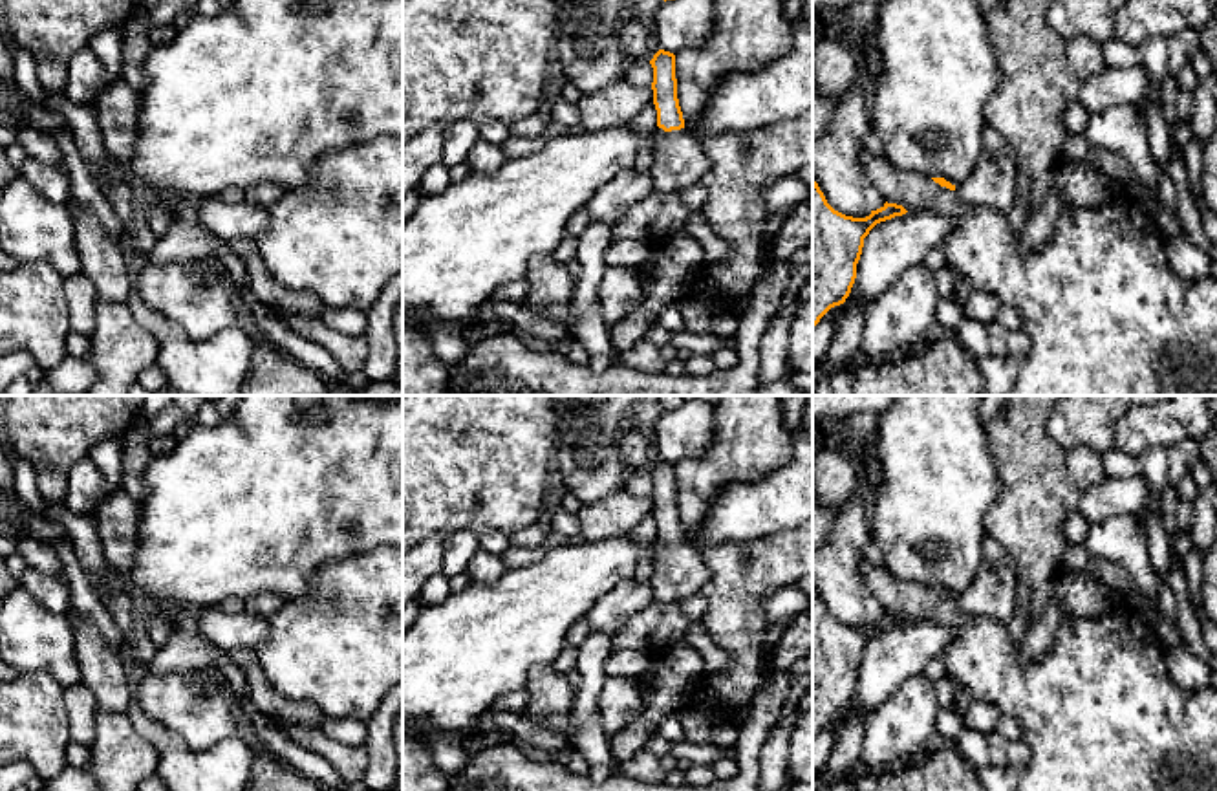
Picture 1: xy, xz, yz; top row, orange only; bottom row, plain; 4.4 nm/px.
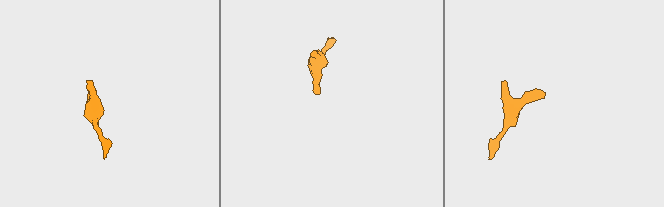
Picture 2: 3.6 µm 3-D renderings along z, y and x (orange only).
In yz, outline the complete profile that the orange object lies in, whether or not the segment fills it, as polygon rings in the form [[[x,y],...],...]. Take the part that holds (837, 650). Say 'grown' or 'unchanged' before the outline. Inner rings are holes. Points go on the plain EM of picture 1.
unchanged; [[[813,591],[813,738],[849,707],[869,641],[906,623],[902,615],[886,612],[866,628],[845,626],[827,613]]]

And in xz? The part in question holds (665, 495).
grown; [[[659,460],[650,471],[653,478],[653,515],[657,536],[664,540],[653,555],[653,573],[648,586],[661,606],[699,595],[710,579],[701,551],[684,536],[677,509],[675,465]]]

